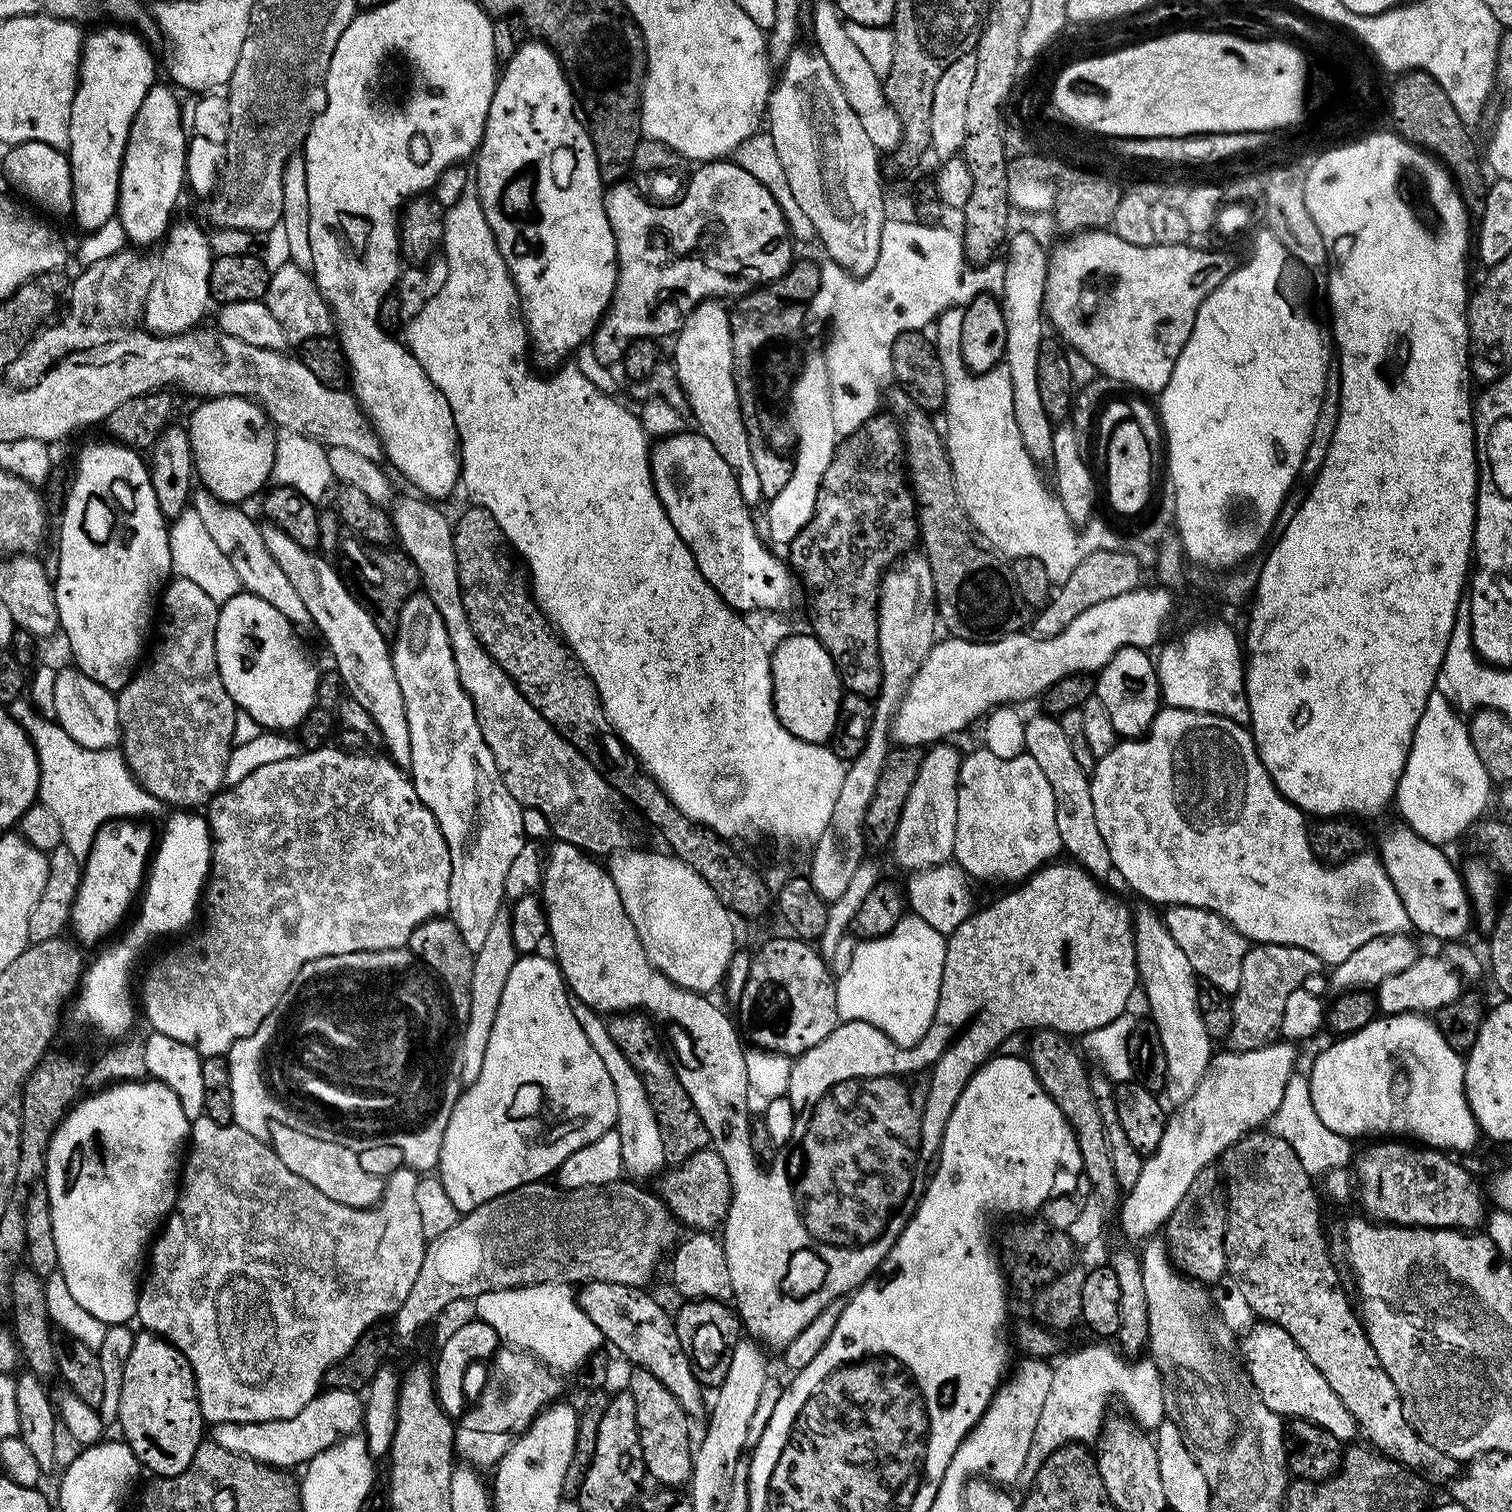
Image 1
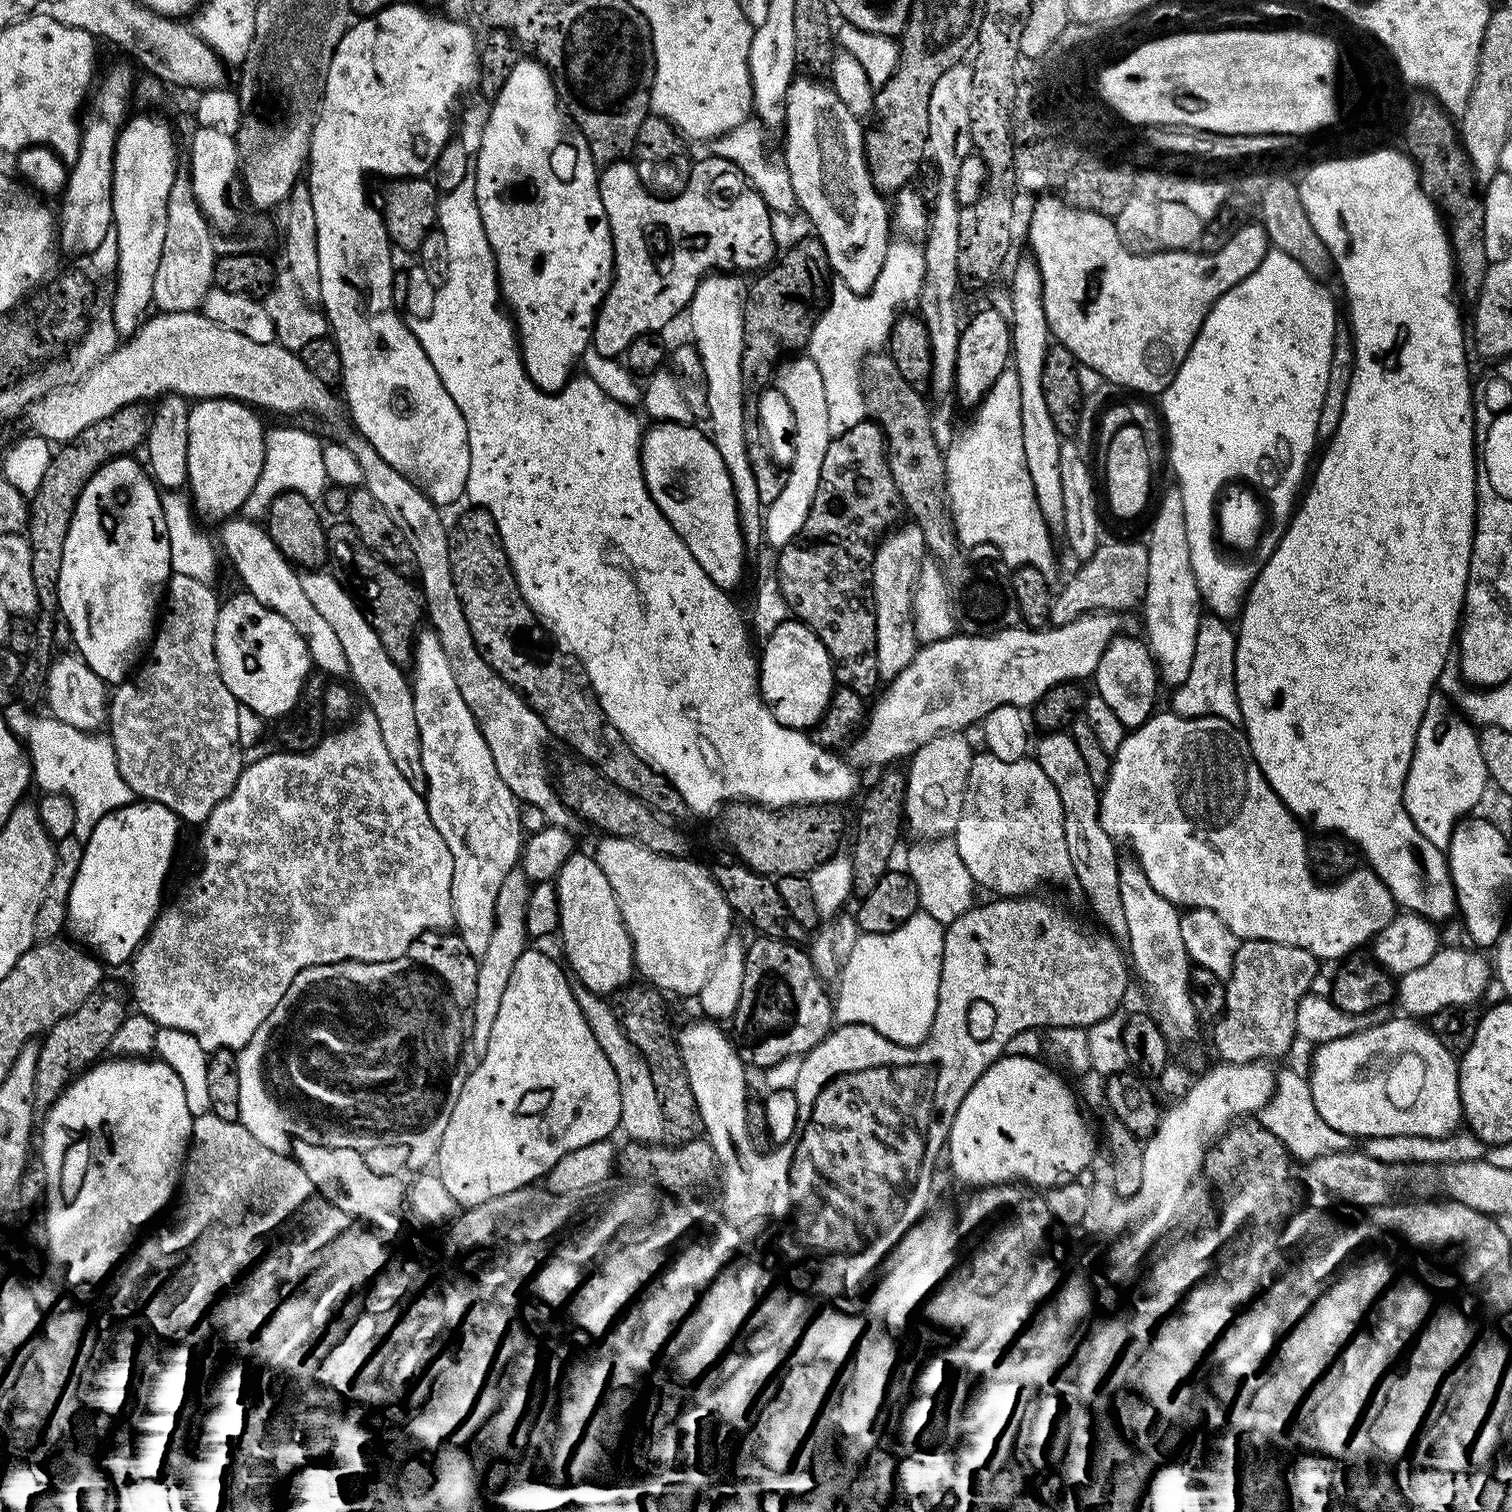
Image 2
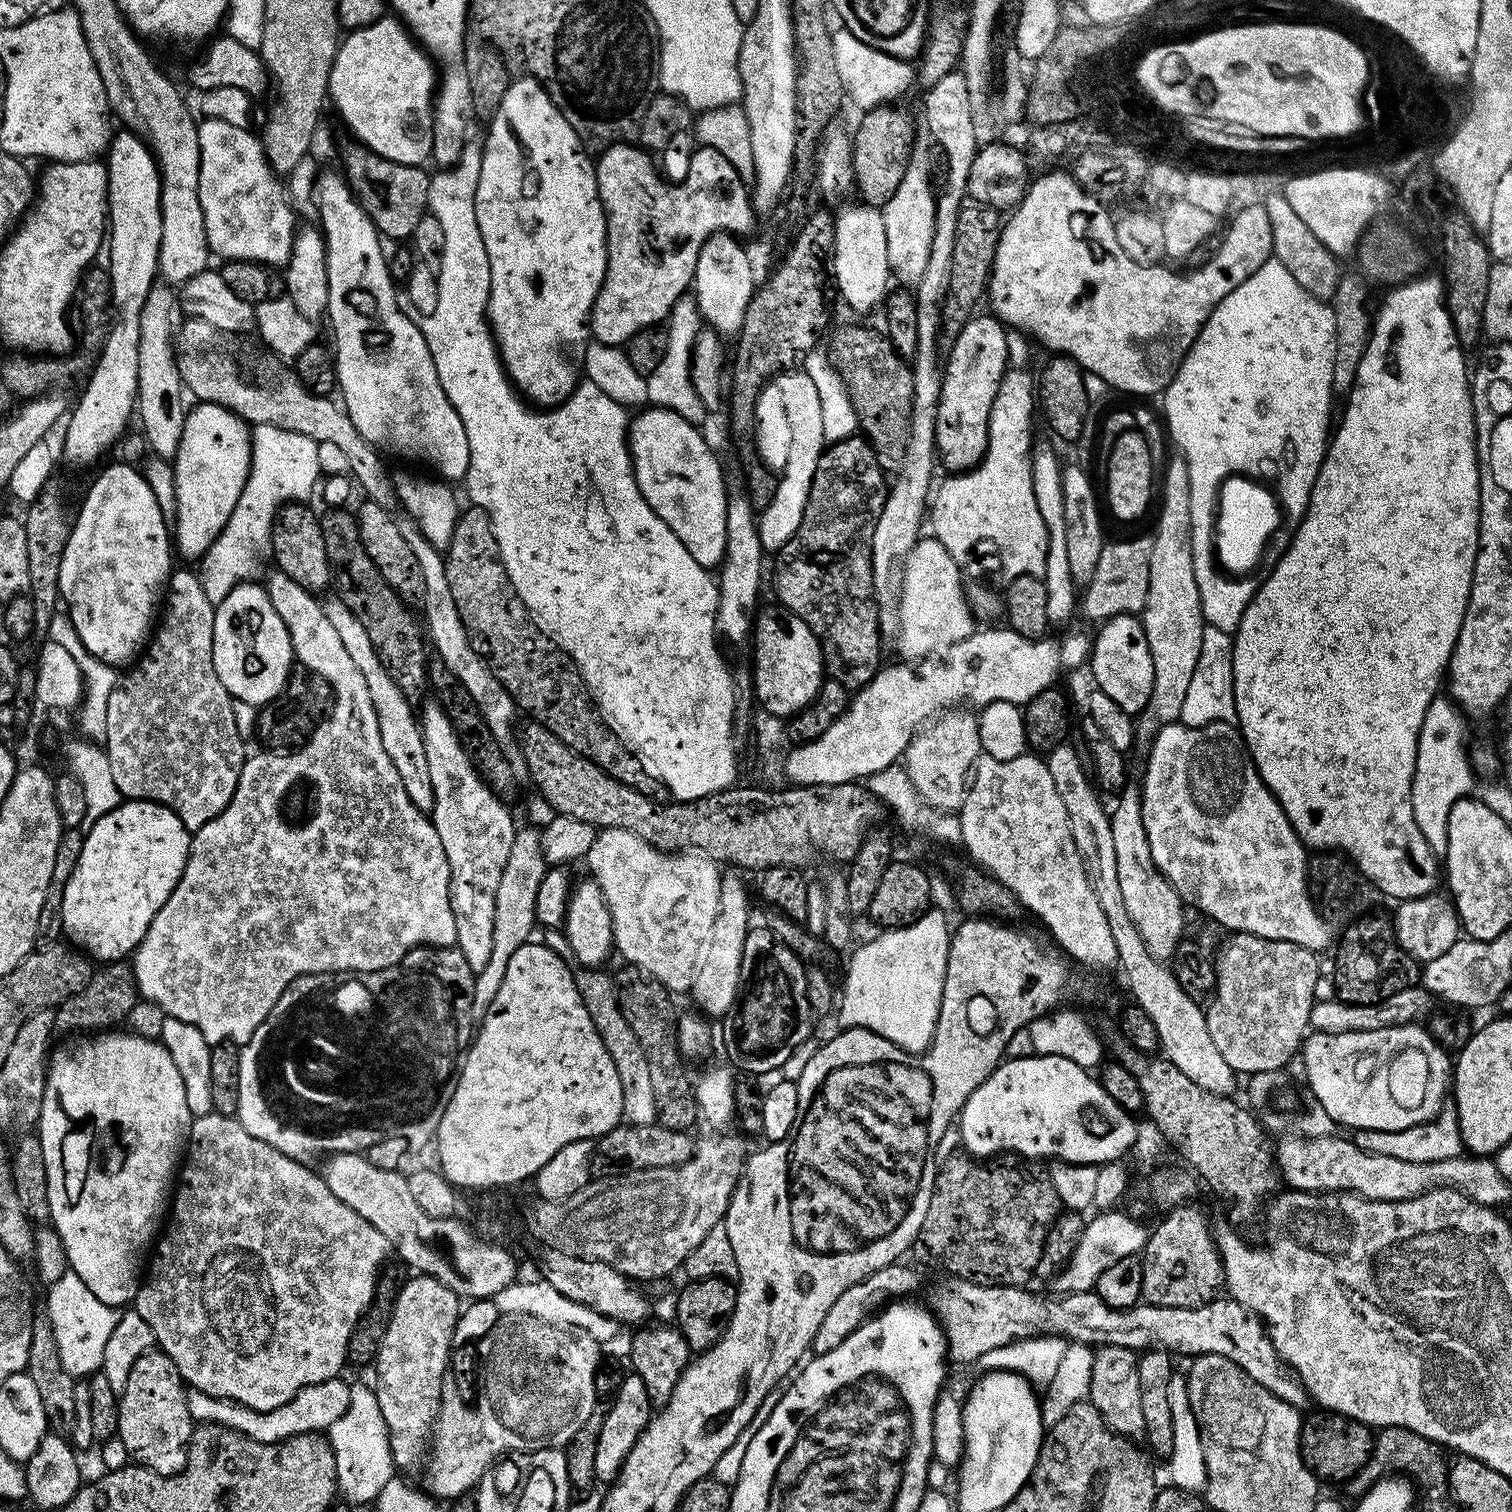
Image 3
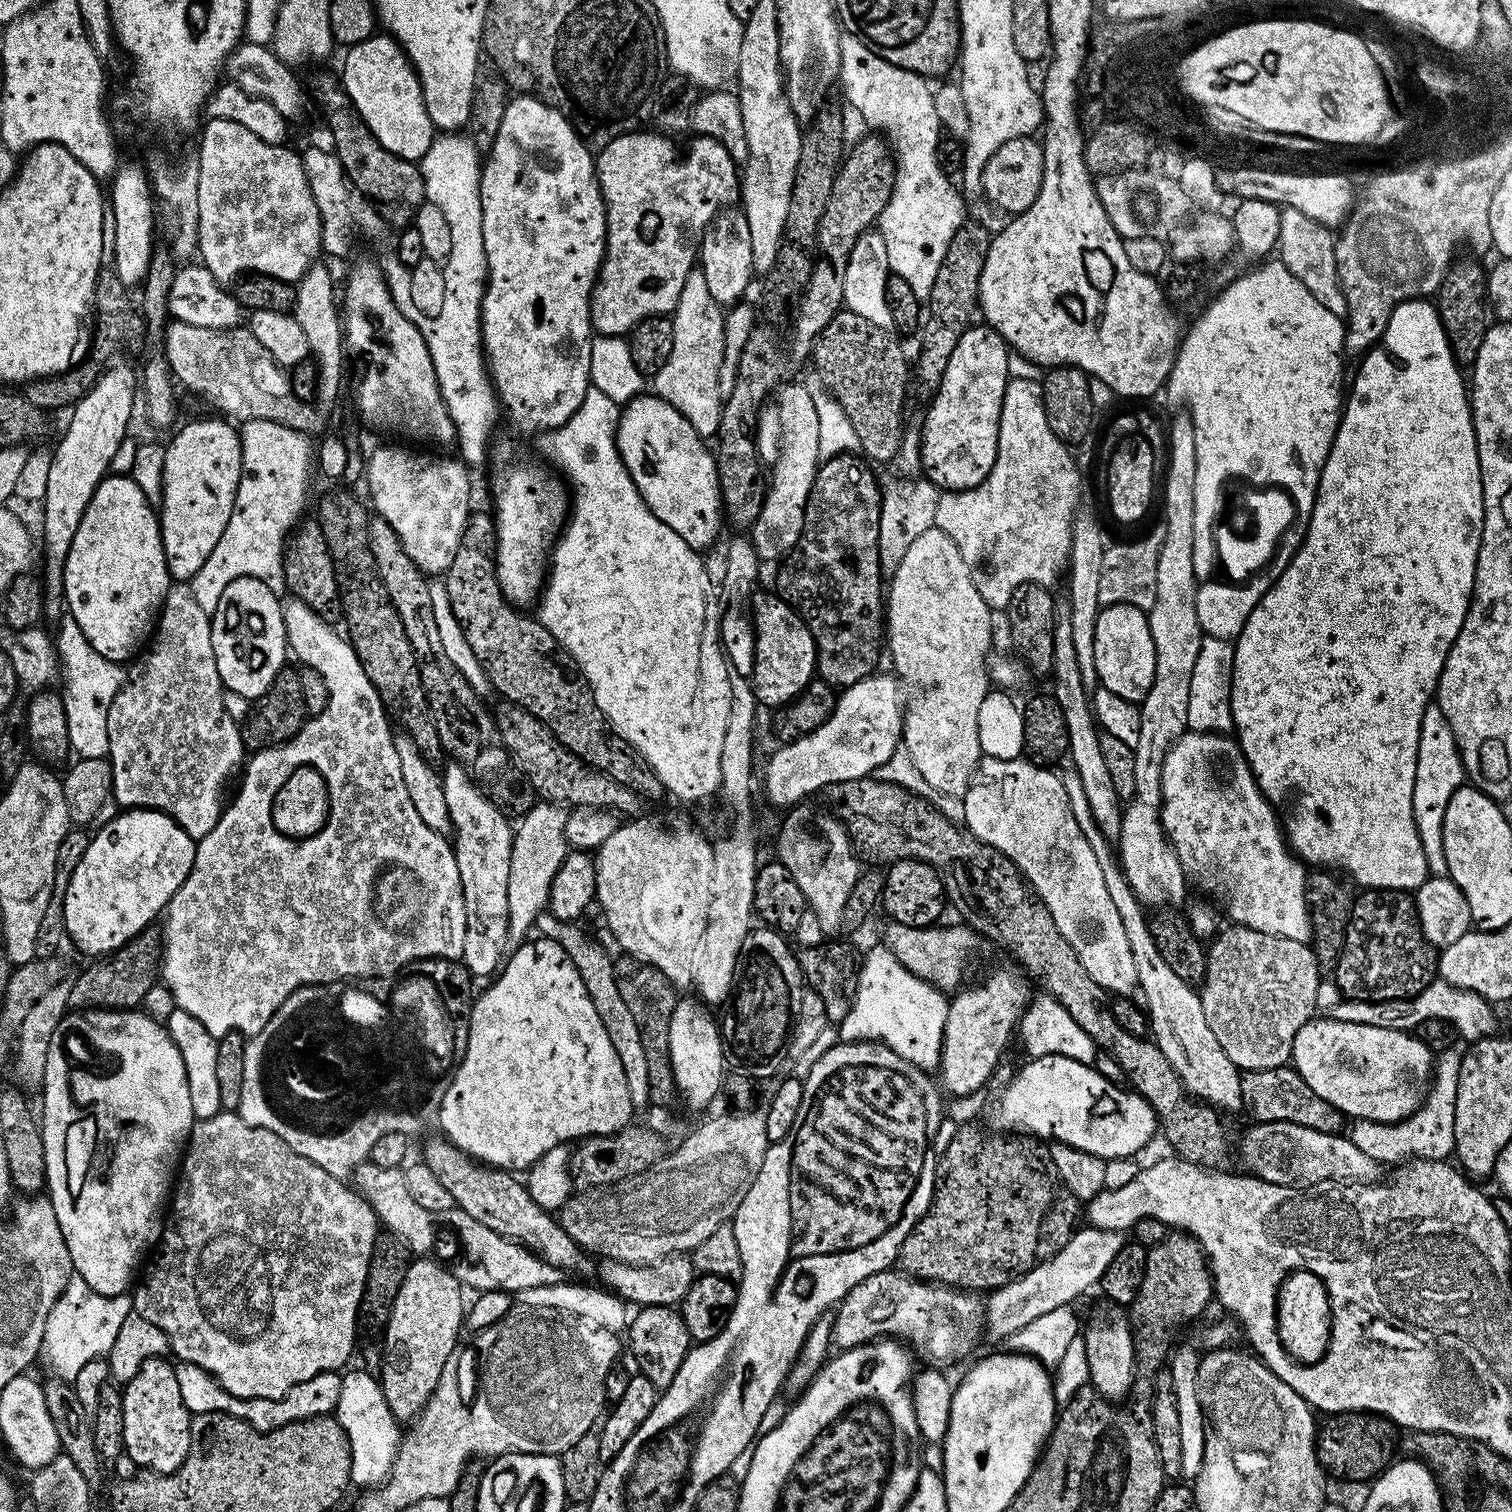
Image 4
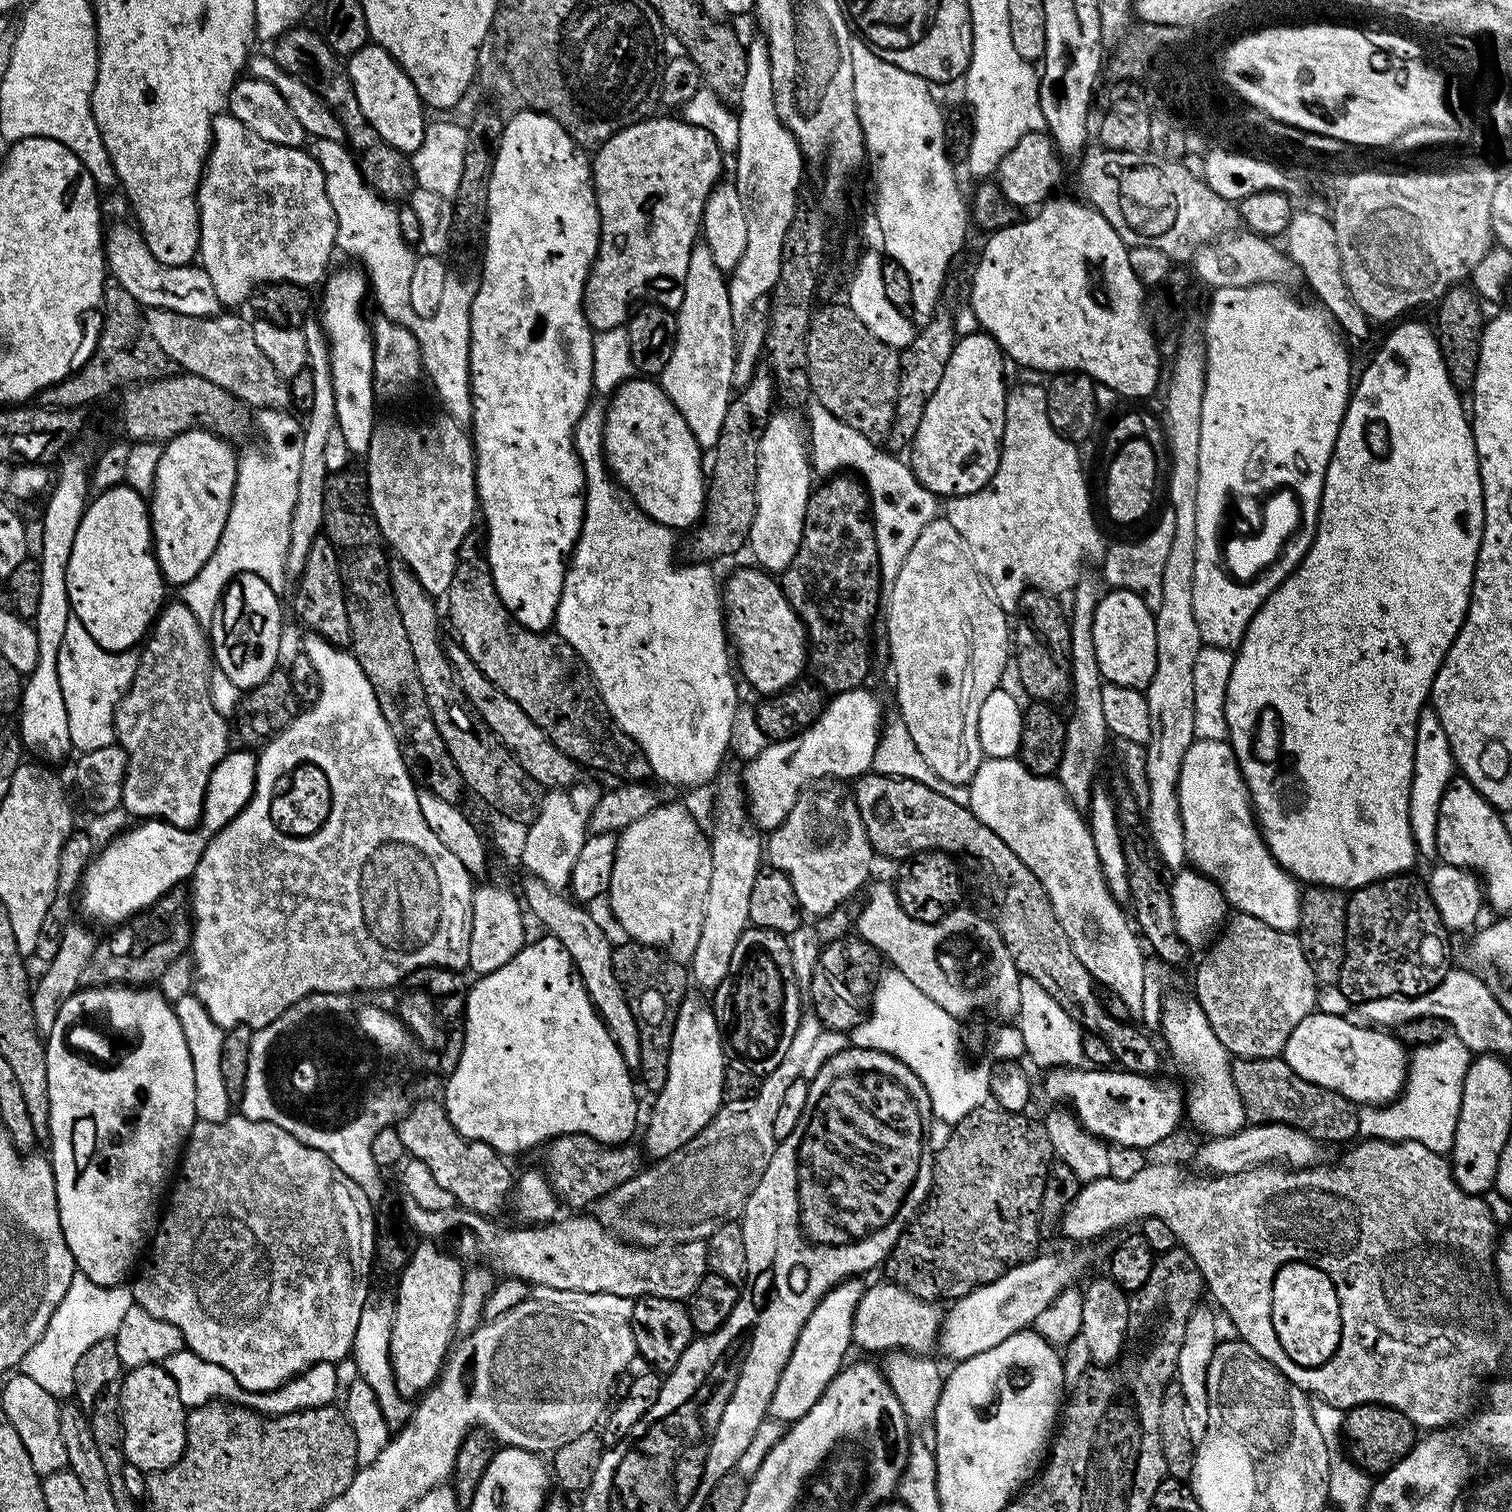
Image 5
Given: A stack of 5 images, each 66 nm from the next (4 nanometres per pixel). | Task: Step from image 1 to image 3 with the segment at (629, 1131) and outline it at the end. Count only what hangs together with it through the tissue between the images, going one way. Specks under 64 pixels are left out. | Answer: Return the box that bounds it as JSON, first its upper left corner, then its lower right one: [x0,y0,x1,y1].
[574,966,657,1124]

